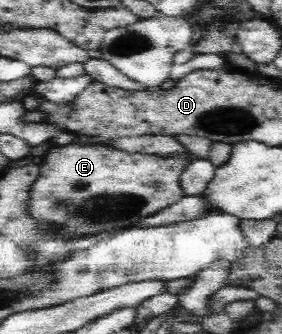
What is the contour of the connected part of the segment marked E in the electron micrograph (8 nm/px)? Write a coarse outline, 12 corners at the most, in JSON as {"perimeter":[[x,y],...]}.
{"perimeter":[[56,146],[22,211],[50,240],[140,227],[195,152]]}

